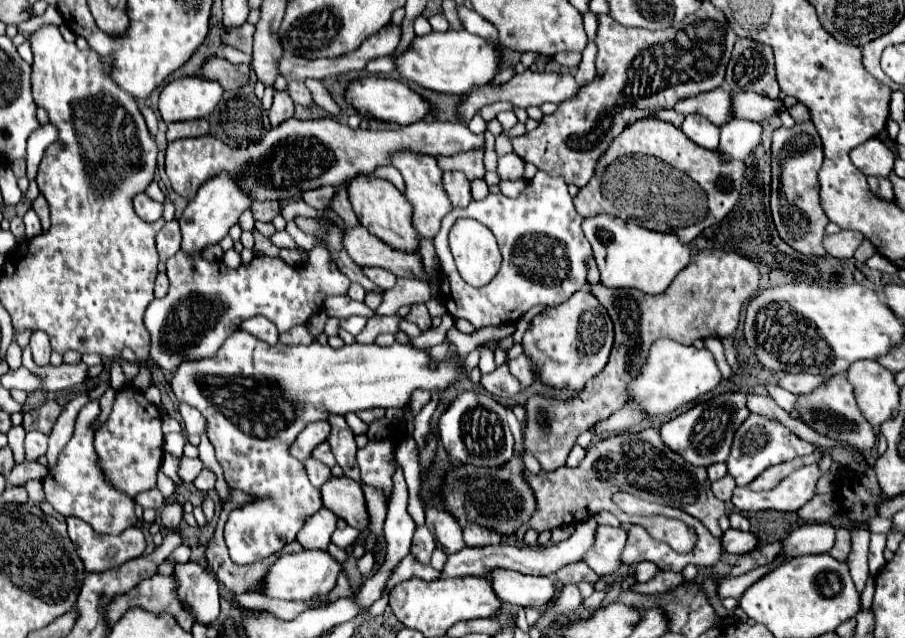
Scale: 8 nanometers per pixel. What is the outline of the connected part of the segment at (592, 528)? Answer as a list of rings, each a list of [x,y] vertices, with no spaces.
[[[588,519],[584,523],[578,523],[574,533],[556,545],[546,545],[546,547],[526,547],[526,545],[488,545],[488,547],[464,547],[462,551],[454,553],[448,557],[448,563],[442,569],[442,577],[464,577],[464,575],[484,575],[494,567],[502,569],[514,569],[520,573],[530,573],[530,575],[550,575],[566,565],[584,561],[584,555],[588,549],[594,547],[596,541],[596,519]]]

